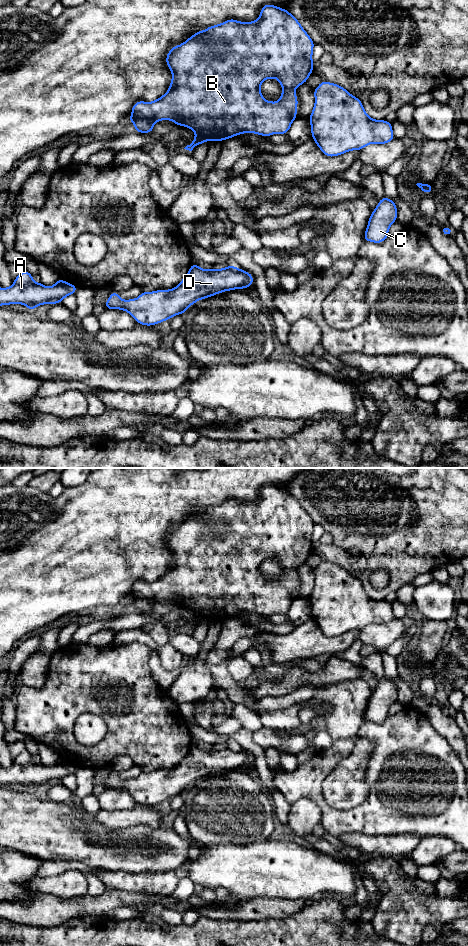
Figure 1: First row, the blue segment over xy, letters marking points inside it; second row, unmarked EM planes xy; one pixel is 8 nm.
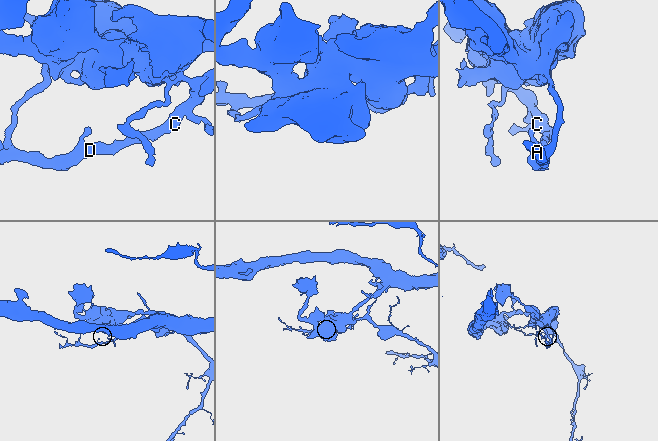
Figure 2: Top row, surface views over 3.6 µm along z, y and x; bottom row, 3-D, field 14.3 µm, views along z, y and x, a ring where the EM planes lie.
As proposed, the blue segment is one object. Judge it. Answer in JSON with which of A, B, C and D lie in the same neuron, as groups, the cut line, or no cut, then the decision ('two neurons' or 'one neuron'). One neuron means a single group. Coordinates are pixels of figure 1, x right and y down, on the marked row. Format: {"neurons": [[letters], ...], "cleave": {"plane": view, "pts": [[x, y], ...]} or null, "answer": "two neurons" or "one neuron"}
{"neurons": [["A", "C", "D"], ["B"]], "cleave": {"plane": "xy", "pts": [[131, 114], [137, 118], [144, 118], [153, 125]]}, "answer": "two neurons"}

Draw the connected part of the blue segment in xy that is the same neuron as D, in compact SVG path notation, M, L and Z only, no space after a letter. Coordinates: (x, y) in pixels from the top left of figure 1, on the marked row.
M192 263L188 274L173 289L142 292L138 298L130 300L122 300L113 291L104 305L107 310L125 310L137 323L151 326L184 314L198 300L252 285L253 275L233 265L204 270Z

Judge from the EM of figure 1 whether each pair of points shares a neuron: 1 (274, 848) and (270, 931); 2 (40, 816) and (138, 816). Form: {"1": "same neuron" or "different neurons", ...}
{"1": "different neurons", "2": "different neurons"}

